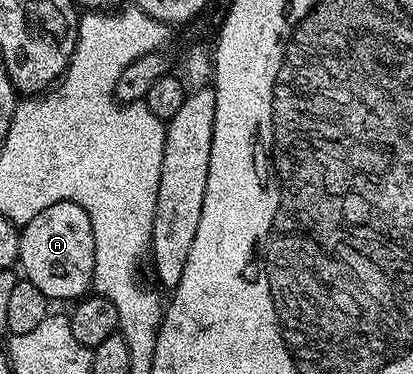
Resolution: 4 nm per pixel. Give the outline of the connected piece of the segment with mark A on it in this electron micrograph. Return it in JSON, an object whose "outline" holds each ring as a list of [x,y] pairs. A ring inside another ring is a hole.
{"outline":[[[62,201],[42,209],[38,217],[27,220],[19,228],[19,270],[23,278],[29,279],[49,301],[56,299],[79,300],[89,294],[94,273],[94,229],[90,217],[82,205]]]}

